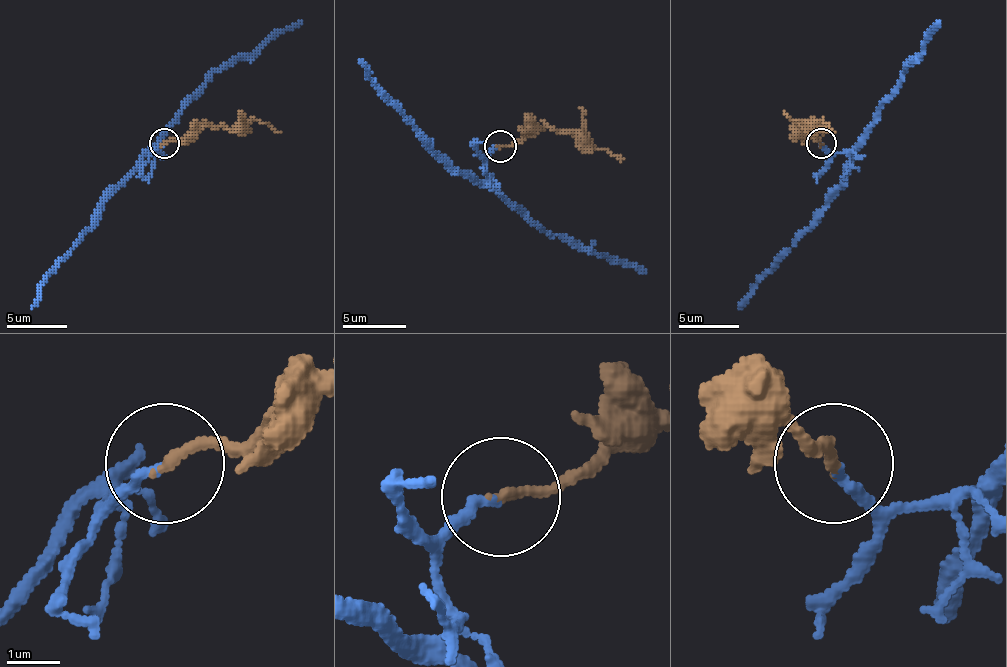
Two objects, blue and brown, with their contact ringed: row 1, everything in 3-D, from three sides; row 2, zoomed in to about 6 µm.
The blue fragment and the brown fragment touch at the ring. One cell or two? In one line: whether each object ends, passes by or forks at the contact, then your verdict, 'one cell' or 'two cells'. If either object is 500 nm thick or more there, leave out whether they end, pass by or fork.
blue ends | brown ends | one cell

